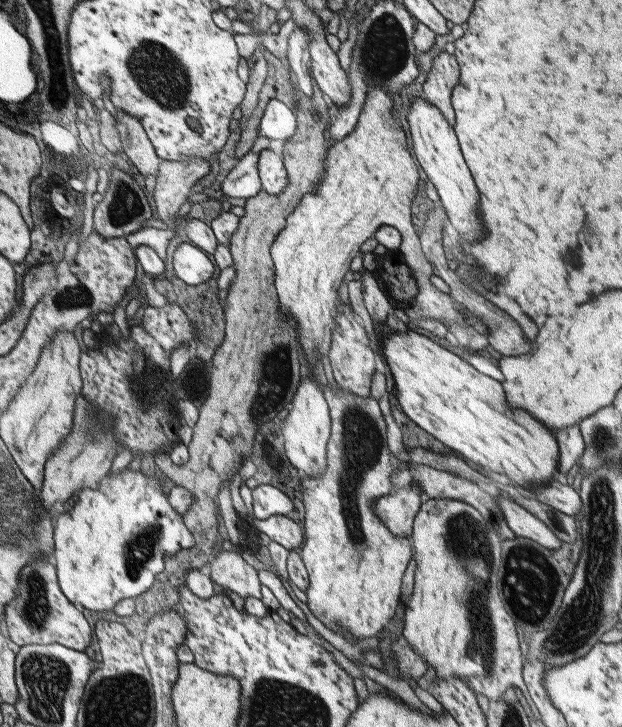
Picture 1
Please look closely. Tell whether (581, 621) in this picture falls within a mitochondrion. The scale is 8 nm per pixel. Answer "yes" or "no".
yes

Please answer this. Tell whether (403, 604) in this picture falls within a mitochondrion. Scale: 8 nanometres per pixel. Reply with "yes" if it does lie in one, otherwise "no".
no

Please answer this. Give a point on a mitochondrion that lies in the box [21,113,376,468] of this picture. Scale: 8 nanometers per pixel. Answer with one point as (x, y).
(126, 205)

